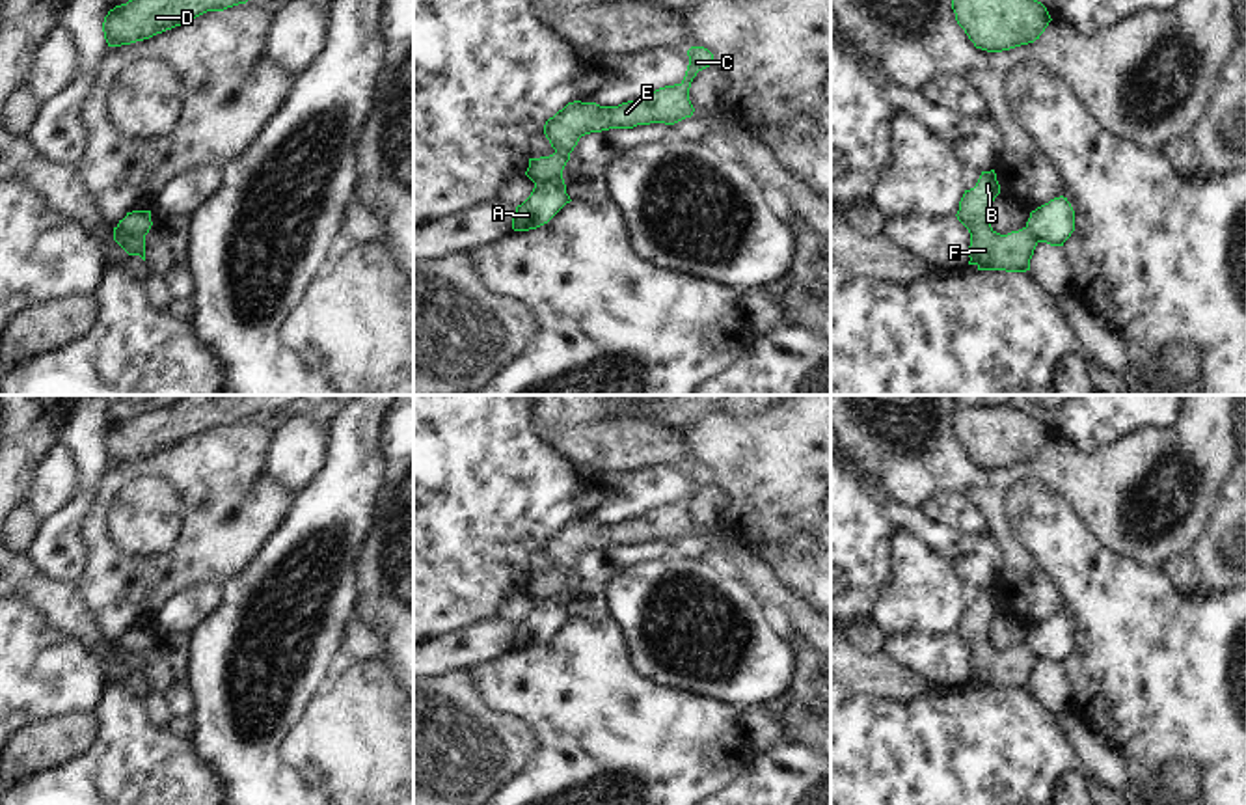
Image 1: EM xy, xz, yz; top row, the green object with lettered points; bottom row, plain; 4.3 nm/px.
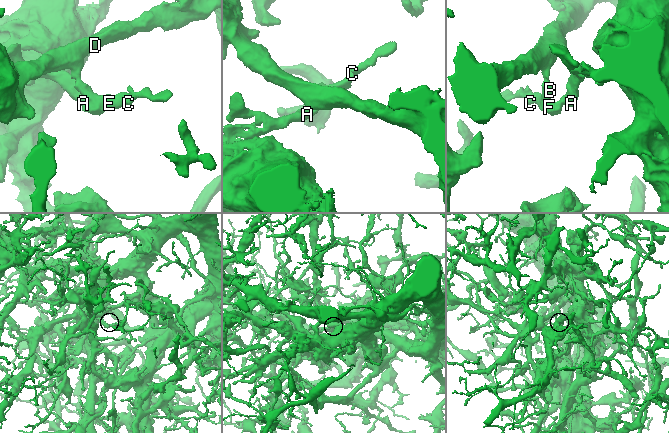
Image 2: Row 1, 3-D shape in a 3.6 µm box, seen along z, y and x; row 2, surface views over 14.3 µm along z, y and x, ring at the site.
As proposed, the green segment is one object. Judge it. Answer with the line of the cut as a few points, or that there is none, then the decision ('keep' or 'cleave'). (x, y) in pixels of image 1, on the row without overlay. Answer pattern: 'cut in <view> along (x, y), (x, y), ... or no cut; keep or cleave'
cut in xy along (118, 643), (144, 654); cleave

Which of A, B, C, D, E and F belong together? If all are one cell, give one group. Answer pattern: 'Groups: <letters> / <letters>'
Groups: A / B C D E F

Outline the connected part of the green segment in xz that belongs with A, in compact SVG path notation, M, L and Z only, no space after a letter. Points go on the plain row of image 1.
M562 594L535 600L531 613L516 624L512 647L536 647L548 641L570 619Z

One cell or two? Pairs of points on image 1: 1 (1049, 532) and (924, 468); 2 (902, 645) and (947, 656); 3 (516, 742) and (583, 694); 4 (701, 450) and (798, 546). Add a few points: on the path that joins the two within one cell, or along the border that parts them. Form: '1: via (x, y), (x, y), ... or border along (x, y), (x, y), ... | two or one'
1: border along (1038, 479), (1008, 492), (1010, 533), (1029, 550) | two
2: via (913, 651), (935, 656) | one
3: border along (492, 709), (518, 716), (535, 738), (520, 772) | two
4: border along (803, 524), (788, 537), (788, 548), (811, 558) | two

